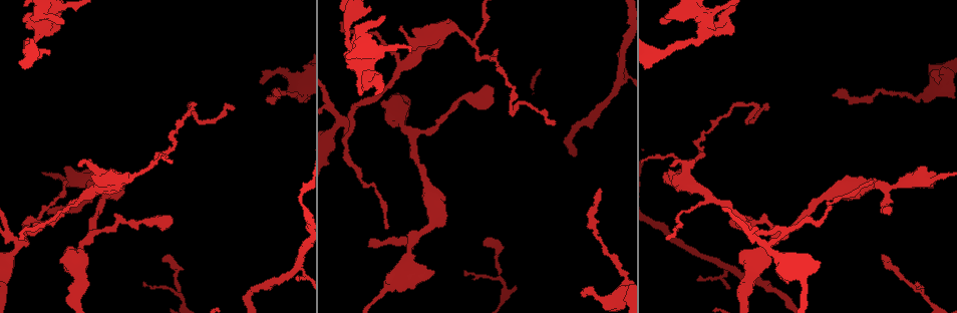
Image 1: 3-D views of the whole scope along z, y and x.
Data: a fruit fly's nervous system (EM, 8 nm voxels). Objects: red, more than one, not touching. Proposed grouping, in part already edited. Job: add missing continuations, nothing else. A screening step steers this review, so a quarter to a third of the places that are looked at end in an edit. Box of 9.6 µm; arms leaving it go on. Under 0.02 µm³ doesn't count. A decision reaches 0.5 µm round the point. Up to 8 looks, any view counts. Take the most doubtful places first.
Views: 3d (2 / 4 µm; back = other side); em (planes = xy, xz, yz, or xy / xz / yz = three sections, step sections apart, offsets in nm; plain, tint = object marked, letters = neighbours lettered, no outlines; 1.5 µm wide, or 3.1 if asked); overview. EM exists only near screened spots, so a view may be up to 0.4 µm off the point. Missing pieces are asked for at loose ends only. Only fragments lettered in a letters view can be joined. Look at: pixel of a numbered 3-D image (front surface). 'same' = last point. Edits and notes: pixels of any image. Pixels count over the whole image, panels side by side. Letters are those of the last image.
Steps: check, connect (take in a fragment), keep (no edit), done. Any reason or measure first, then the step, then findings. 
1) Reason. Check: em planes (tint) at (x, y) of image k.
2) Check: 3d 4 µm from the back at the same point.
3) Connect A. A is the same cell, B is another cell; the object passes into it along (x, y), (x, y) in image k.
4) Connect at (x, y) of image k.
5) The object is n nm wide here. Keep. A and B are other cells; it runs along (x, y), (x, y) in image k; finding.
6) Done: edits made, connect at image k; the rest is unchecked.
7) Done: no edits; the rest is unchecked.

An open end. Check: em xz step 4 (letters) at (663, 22) of image 1.

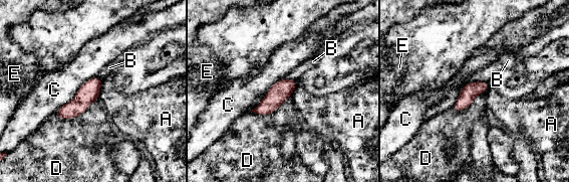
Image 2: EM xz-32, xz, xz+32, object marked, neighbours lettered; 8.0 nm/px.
Keep. A, B, C, D and E are other cells; a border runs along (96, 100), (70, 119), (54, 115) in image 2; none of them fits.

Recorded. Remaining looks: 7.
Tapers out. Check: em planes (letters) at (765, 110) of image 1.

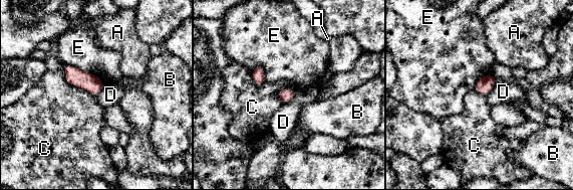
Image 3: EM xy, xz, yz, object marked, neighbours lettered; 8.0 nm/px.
Keep. A, B, C, D and E are other cells; a border runs along (63, 66), (67, 81), (94, 96) in image 3; none of them fits.

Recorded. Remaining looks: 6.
End of a long branch. Check: em planes (letters) at (18, 238) of image 1.

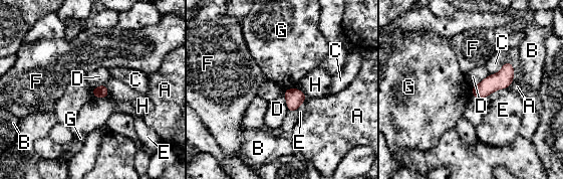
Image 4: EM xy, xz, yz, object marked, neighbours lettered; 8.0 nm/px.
Keep. A, B, C, D, E, F, G and H are other cells; a border runs along (283, 94), (288, 111) in image 4; no lettered fragment goes on from it.

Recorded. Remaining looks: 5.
Done: no edits; the rest is unchecked.

